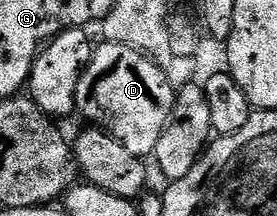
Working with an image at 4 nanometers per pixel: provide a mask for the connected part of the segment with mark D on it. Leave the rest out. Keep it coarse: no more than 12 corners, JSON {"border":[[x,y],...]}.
{"border":[[101,43],[77,109],[148,158],[178,96],[152,57]]}

